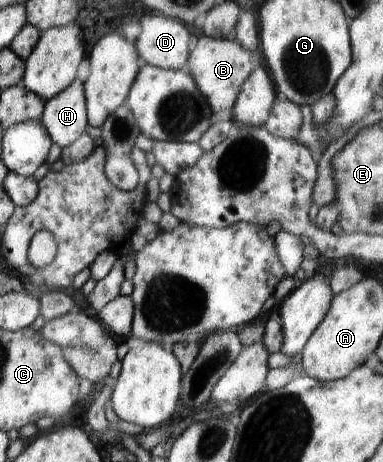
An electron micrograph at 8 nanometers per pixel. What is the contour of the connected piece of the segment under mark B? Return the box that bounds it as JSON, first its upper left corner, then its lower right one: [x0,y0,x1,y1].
[188,36,253,116]

